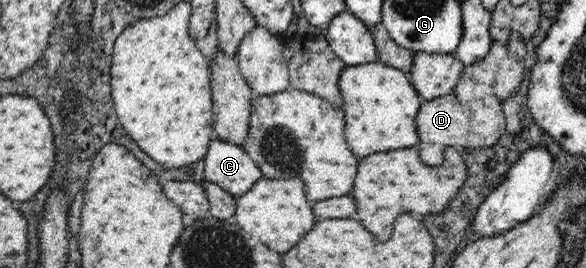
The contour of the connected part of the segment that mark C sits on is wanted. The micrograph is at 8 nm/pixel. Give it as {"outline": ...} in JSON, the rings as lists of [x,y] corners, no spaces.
{"outline":[[[212,139],[205,155],[204,179],[217,184],[235,199],[247,193],[264,175],[242,146]]]}

